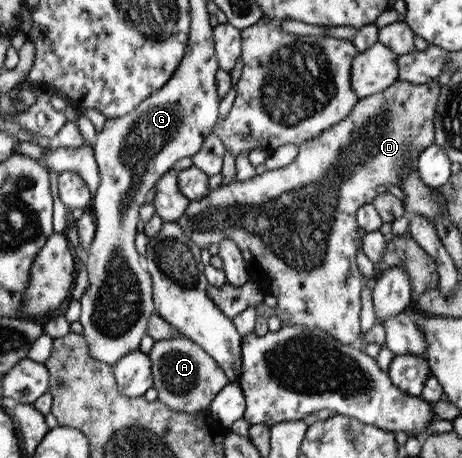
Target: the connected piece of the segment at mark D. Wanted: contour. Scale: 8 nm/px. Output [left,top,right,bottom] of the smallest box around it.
[176,80,440,344]

